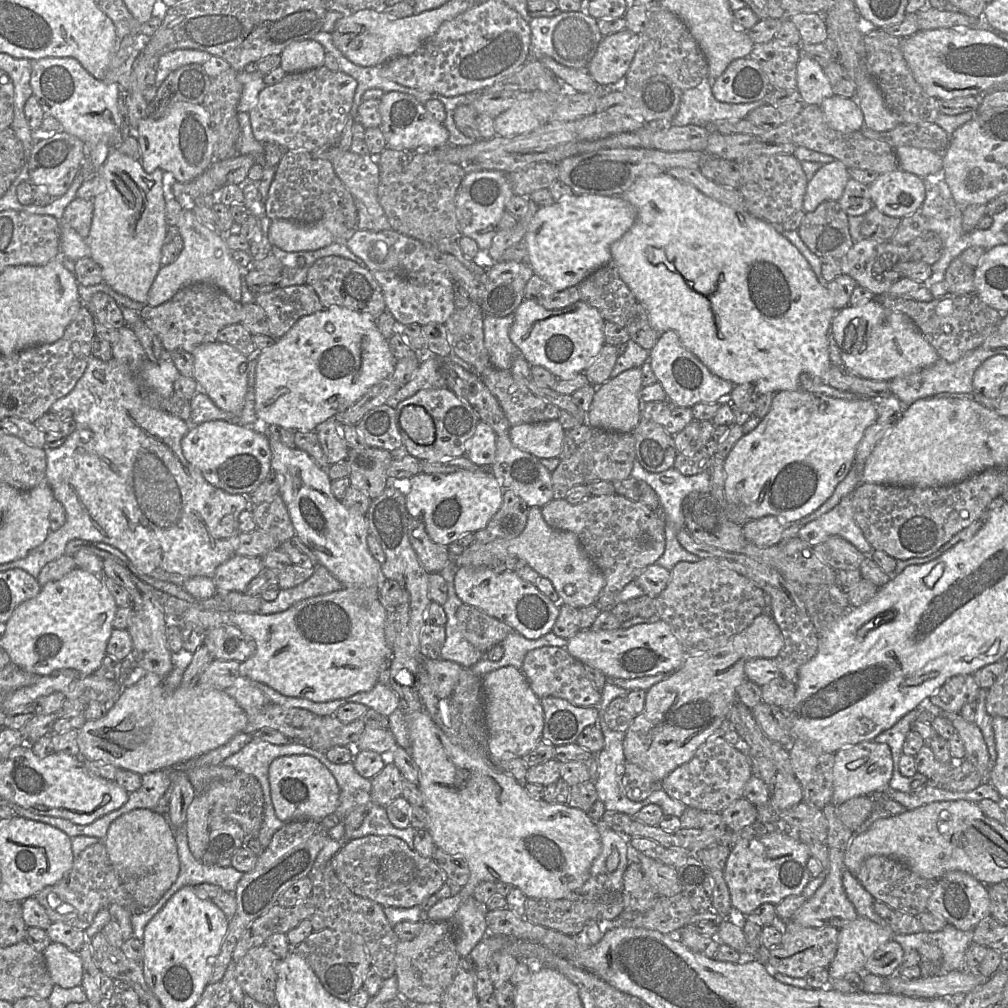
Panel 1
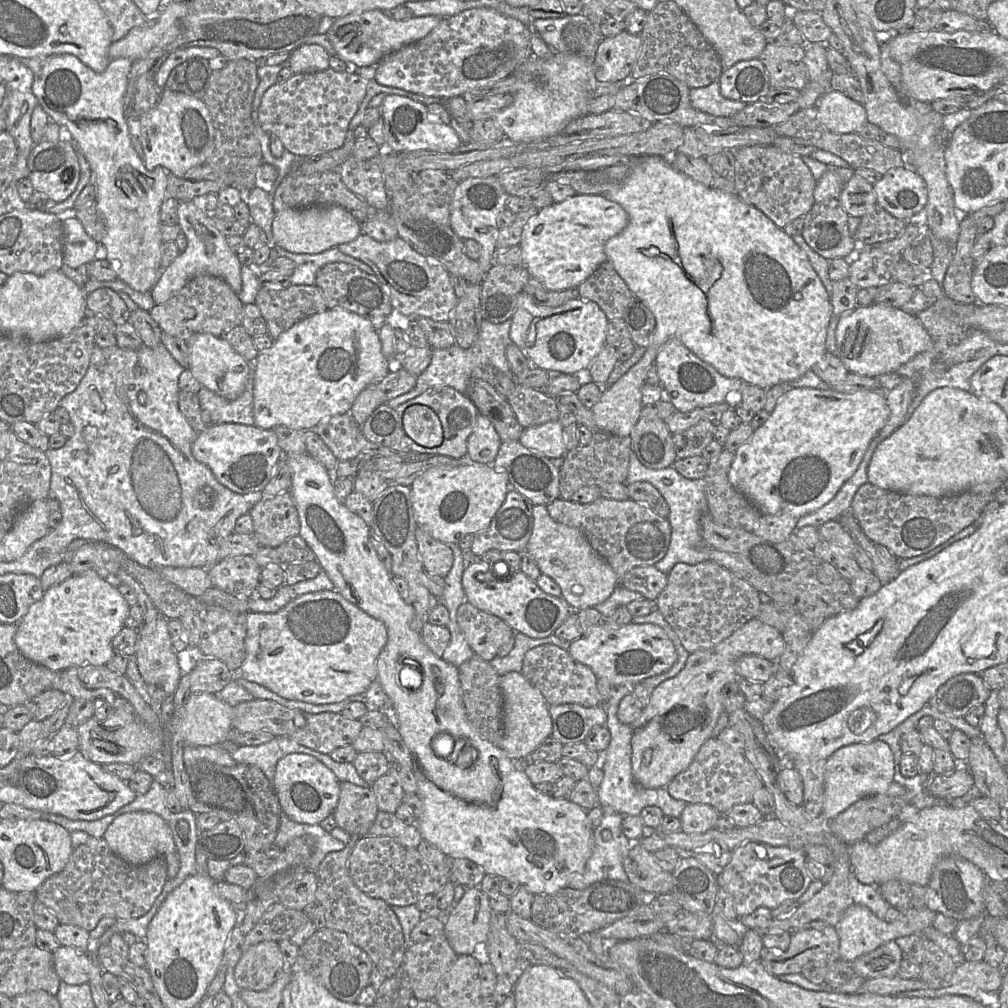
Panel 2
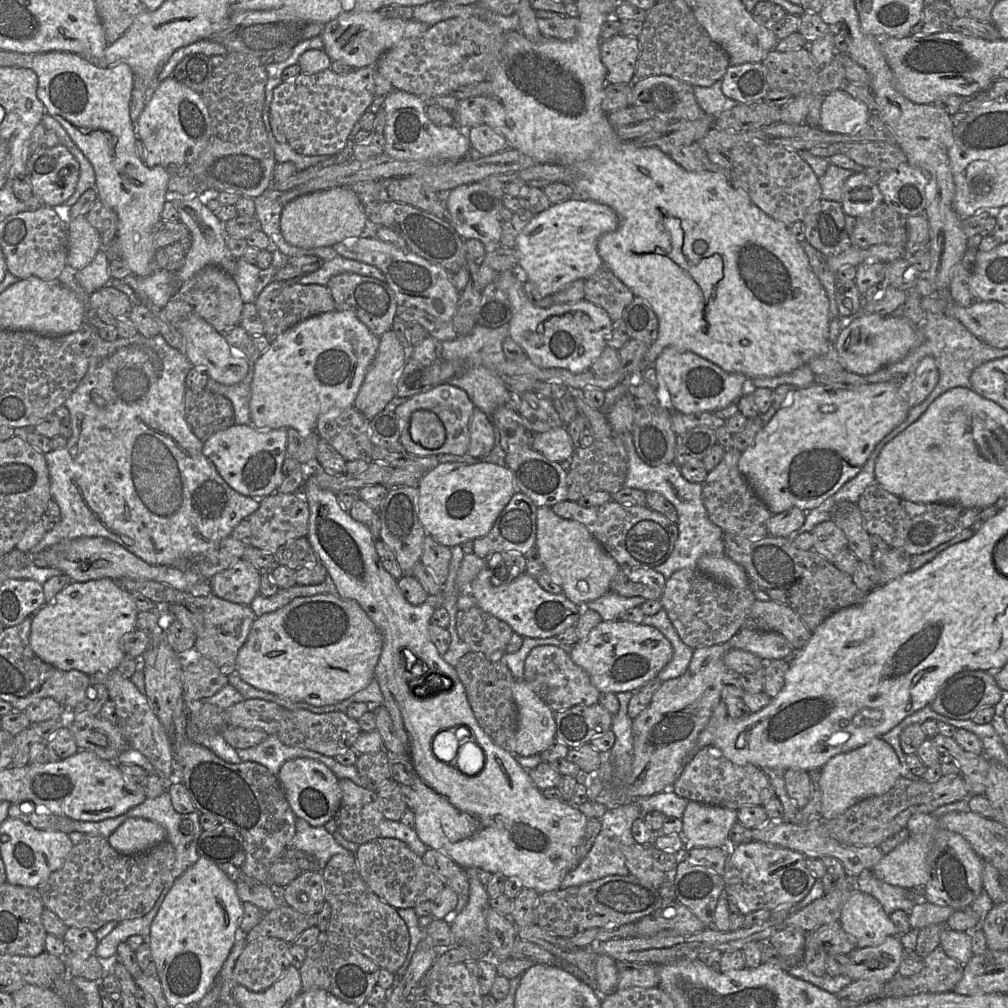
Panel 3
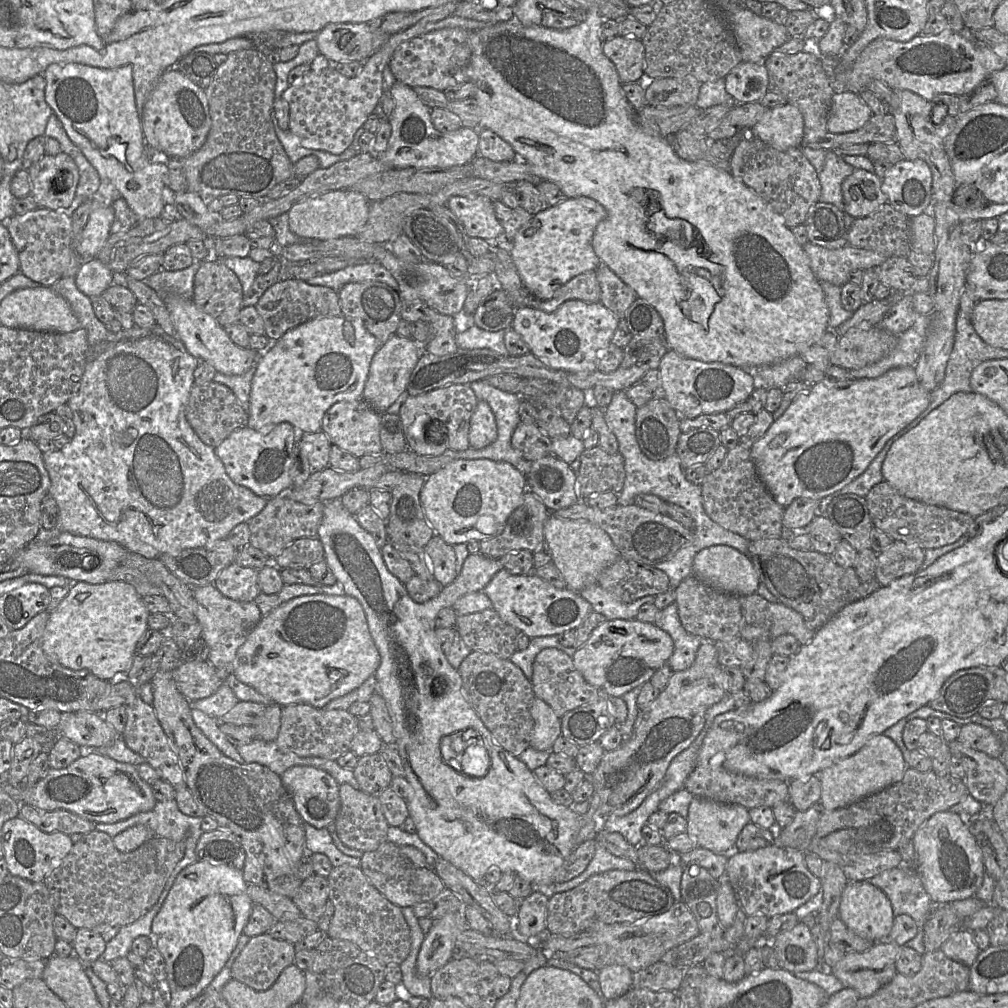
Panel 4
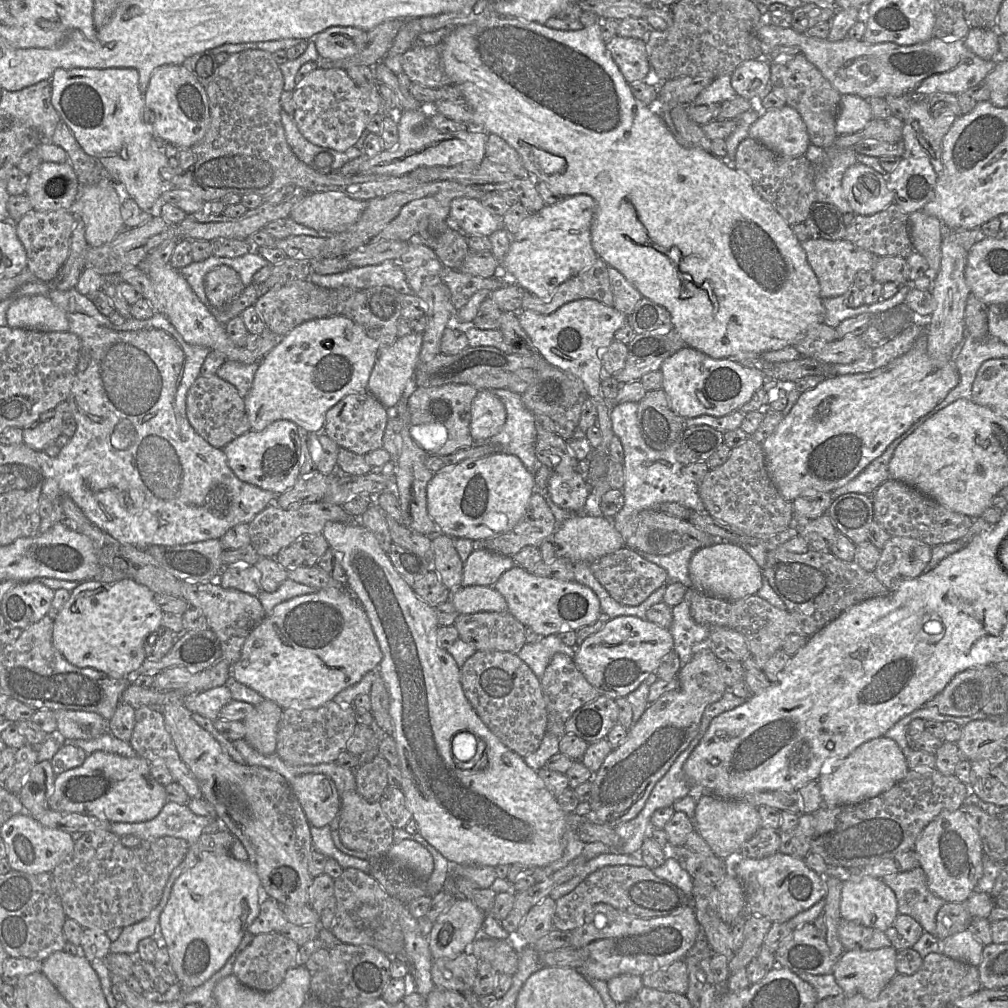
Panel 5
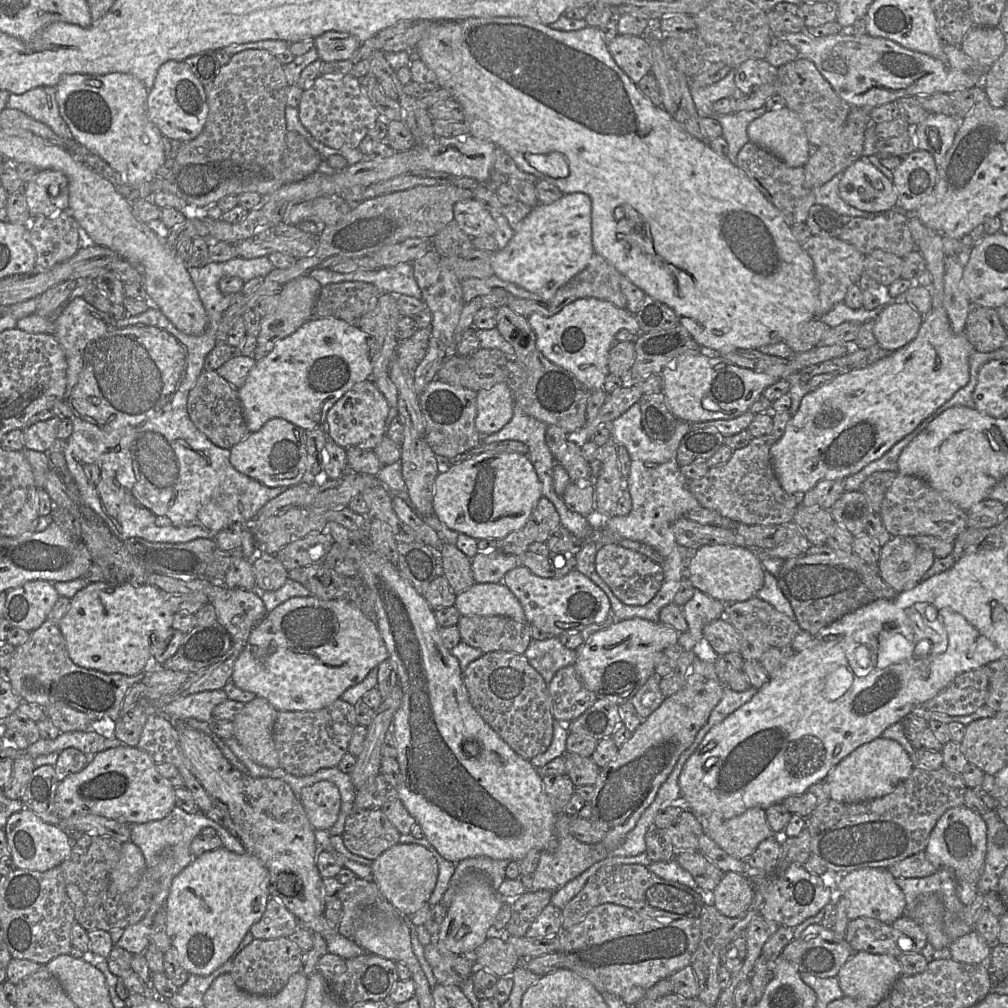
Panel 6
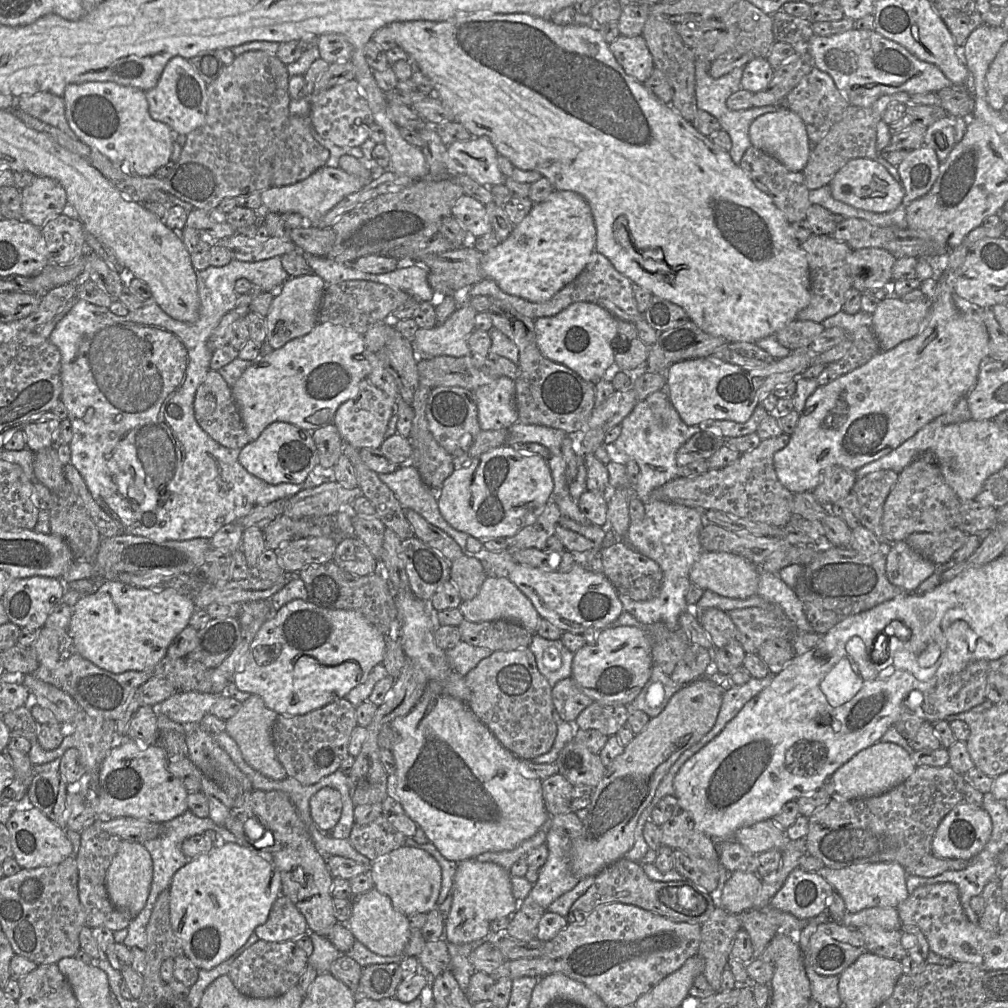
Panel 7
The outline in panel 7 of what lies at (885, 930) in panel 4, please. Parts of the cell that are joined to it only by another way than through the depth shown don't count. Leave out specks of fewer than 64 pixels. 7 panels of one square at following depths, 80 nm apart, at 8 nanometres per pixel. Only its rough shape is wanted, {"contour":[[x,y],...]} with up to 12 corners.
{"contour":[[876,862],[819,872],[847,913],[903,902],[907,871]]}

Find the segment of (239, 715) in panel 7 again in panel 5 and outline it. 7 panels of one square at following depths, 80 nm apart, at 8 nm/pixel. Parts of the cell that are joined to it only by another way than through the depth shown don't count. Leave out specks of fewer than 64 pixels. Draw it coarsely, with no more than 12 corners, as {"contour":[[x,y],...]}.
{"contour":[[264,699],[242,721],[244,740],[276,753],[283,708]]}

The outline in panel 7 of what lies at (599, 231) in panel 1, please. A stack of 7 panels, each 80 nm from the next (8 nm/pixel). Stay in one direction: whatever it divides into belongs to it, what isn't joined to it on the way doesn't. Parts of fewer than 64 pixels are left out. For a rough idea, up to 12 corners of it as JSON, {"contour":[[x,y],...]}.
{"contour":[[555,190],[483,253],[505,293],[545,302],[595,246],[588,201]]}

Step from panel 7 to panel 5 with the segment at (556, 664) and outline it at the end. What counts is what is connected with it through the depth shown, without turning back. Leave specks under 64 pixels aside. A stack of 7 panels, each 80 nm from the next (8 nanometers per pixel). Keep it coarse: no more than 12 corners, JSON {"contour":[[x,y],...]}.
{"contour":[[556,634],[526,643],[517,656],[540,680],[551,658],[573,659],[576,648]]}

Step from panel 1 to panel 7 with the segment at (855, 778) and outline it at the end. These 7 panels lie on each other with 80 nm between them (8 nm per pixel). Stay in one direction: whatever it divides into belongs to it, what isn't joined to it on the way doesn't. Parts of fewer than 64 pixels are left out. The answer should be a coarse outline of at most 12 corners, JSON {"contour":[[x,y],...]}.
{"contour":[[893,742],[859,751],[831,776],[840,799],[888,792],[917,766]]}

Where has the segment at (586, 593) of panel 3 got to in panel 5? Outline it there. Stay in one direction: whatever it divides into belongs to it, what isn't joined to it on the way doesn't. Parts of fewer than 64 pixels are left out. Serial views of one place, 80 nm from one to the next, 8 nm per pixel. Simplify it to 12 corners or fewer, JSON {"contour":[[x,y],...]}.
{"contour":[[575,514],[553,543],[561,557],[592,564],[624,546],[611,519]]}

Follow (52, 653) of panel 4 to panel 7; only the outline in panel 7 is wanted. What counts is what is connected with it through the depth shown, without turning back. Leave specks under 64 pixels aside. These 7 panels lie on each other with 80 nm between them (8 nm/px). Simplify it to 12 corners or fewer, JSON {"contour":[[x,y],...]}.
{"contour":[[105,581],[67,631],[115,674],[166,656],[191,595]]}

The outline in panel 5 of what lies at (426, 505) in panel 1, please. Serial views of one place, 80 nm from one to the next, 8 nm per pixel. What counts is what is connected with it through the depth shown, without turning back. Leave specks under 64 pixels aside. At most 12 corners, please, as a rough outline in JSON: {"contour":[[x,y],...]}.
{"contour":[[495,452],[434,474],[427,510],[451,538],[515,527],[535,491]]}

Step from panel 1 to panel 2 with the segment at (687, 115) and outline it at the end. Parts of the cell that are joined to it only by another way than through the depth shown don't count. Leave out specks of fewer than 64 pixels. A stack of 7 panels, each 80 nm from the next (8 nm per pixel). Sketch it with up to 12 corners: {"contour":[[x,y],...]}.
{"contour":[[719,80],[692,88],[694,108],[731,117],[747,105],[723,97]]}

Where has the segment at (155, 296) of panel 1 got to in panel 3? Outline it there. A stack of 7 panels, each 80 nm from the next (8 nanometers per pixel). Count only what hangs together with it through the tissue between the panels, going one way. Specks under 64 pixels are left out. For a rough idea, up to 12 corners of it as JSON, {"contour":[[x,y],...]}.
{"contour":[[200,201],[172,202],[191,247],[175,272],[178,285],[208,265],[234,277],[237,259],[223,222]]}

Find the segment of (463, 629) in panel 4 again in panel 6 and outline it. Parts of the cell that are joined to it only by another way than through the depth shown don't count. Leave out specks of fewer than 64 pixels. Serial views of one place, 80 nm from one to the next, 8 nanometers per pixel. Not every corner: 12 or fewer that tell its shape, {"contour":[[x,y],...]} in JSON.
{"contour":[[461,616],[462,642],[483,653],[523,654],[530,624],[506,616]]}

